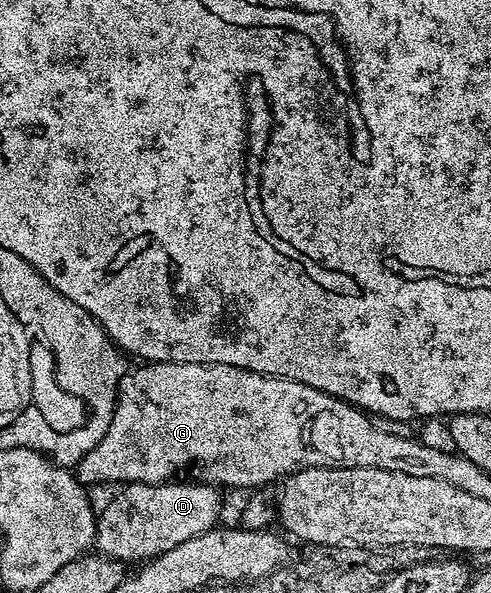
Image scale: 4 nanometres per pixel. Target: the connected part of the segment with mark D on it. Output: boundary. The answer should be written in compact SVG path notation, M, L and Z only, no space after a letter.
M186 480L158 482L155 486L144 482L123 485L119 489L122 491L97 515L94 527L94 546L97 553L105 554L107 558L116 558L123 564L142 564L149 559L160 557L164 552L172 552L176 544L184 544L184 540L192 540L192 536L200 536L215 529L219 525L218 513L222 510L219 487L201 480L182 481Z

